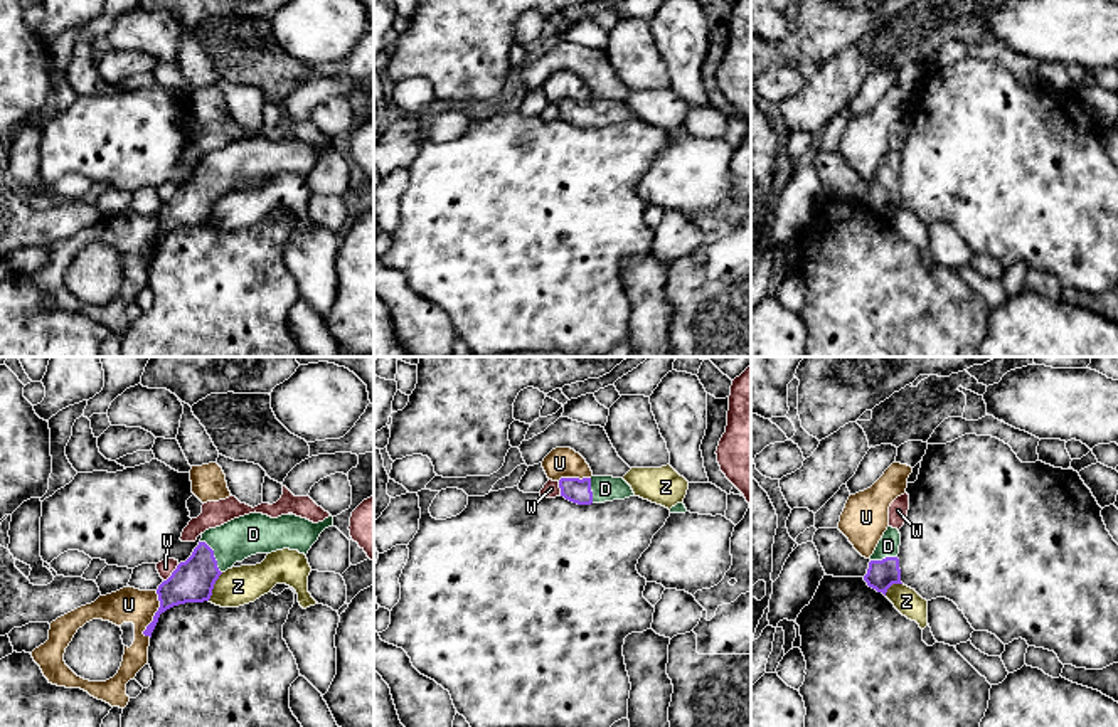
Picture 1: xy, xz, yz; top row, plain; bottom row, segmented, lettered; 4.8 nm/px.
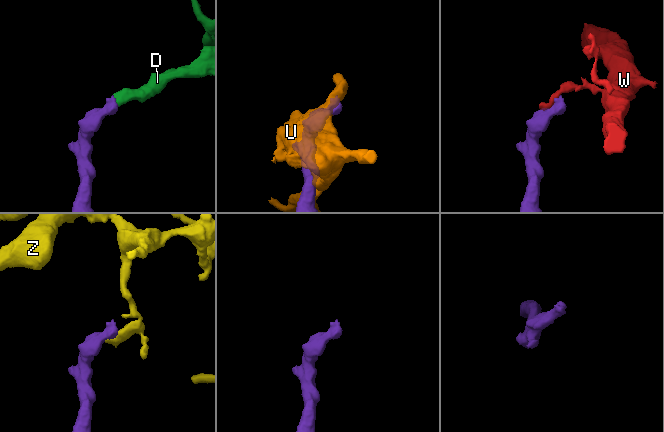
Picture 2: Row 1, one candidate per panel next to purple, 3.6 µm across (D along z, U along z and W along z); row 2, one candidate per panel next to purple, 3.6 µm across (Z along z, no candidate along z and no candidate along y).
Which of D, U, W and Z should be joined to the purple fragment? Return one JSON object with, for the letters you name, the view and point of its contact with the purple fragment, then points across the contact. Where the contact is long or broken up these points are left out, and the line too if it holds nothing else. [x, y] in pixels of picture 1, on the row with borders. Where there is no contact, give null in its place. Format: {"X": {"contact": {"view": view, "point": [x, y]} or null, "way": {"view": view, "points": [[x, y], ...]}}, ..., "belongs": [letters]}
{"D": {"contact": {"view": "xy", "point": [212, 556]}, "way": {"view": "xy", "points": [[192, 581], [212, 556], [221, 547], [253, 534]]}}, "belongs": ["D"]}

